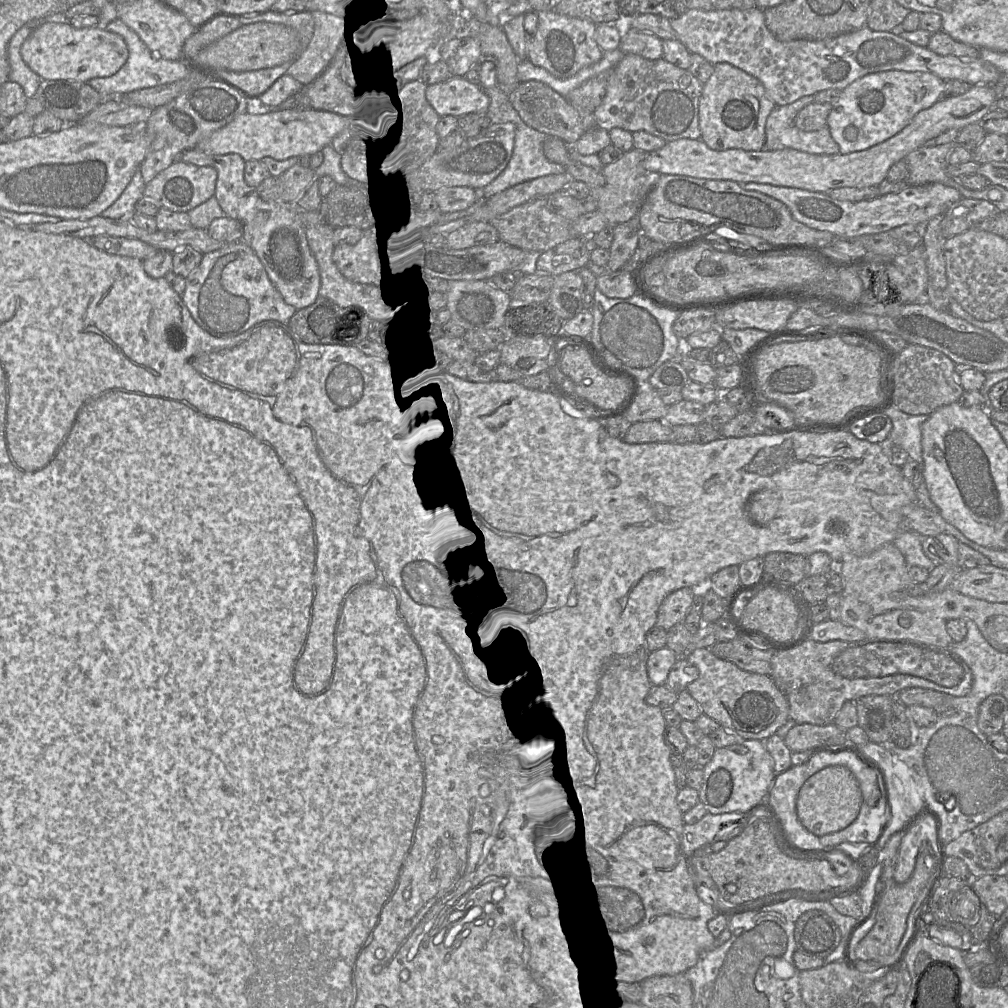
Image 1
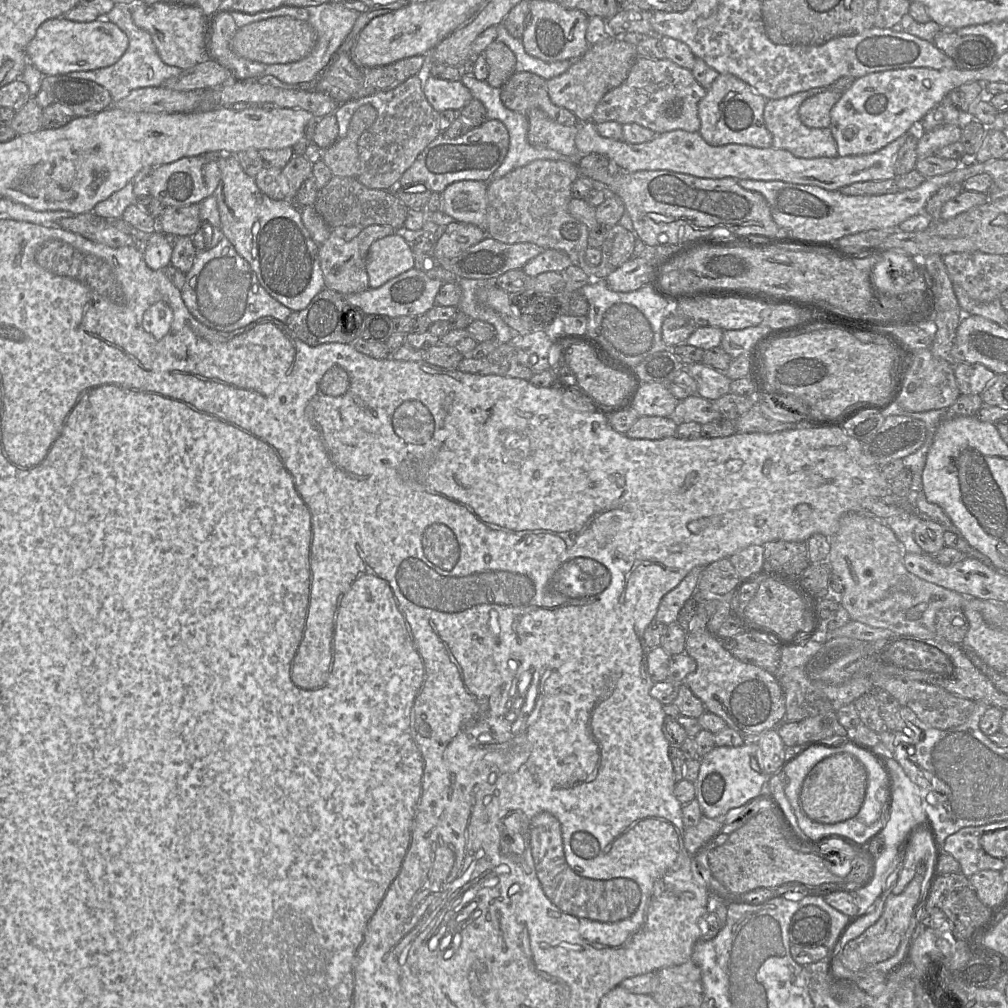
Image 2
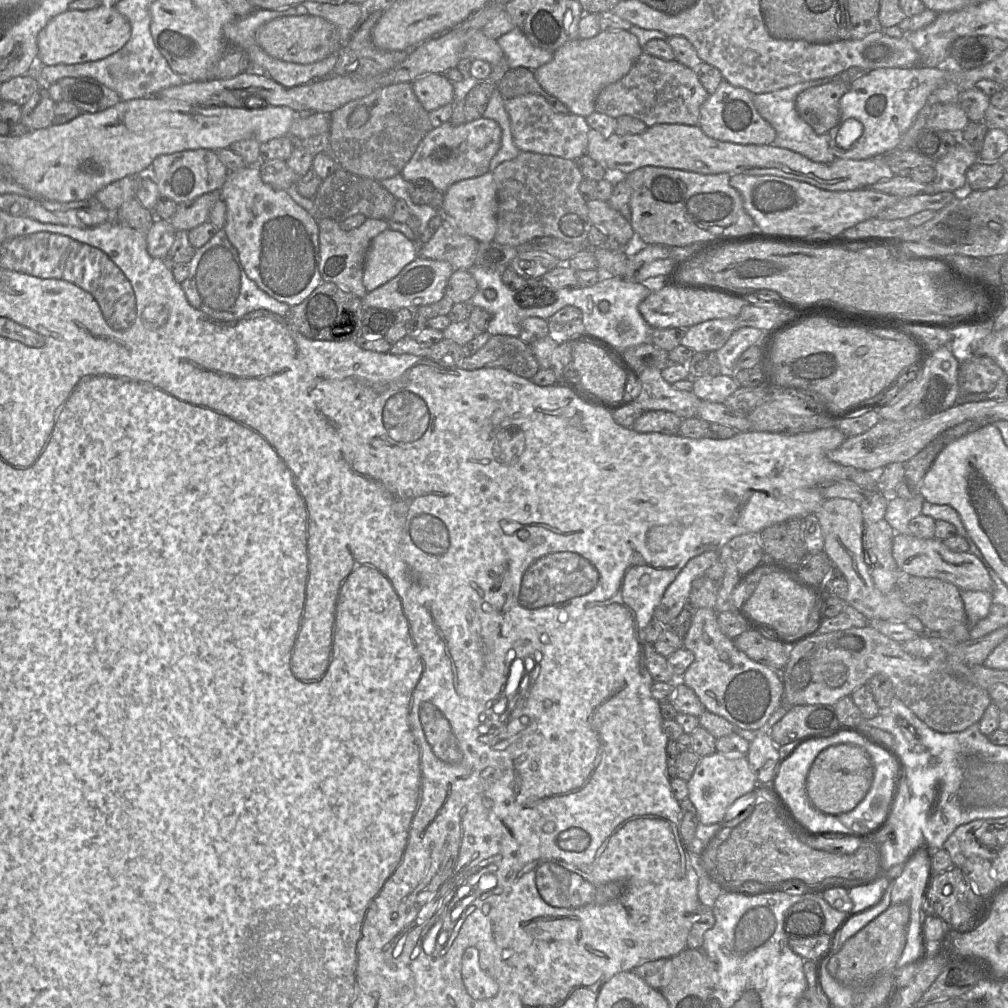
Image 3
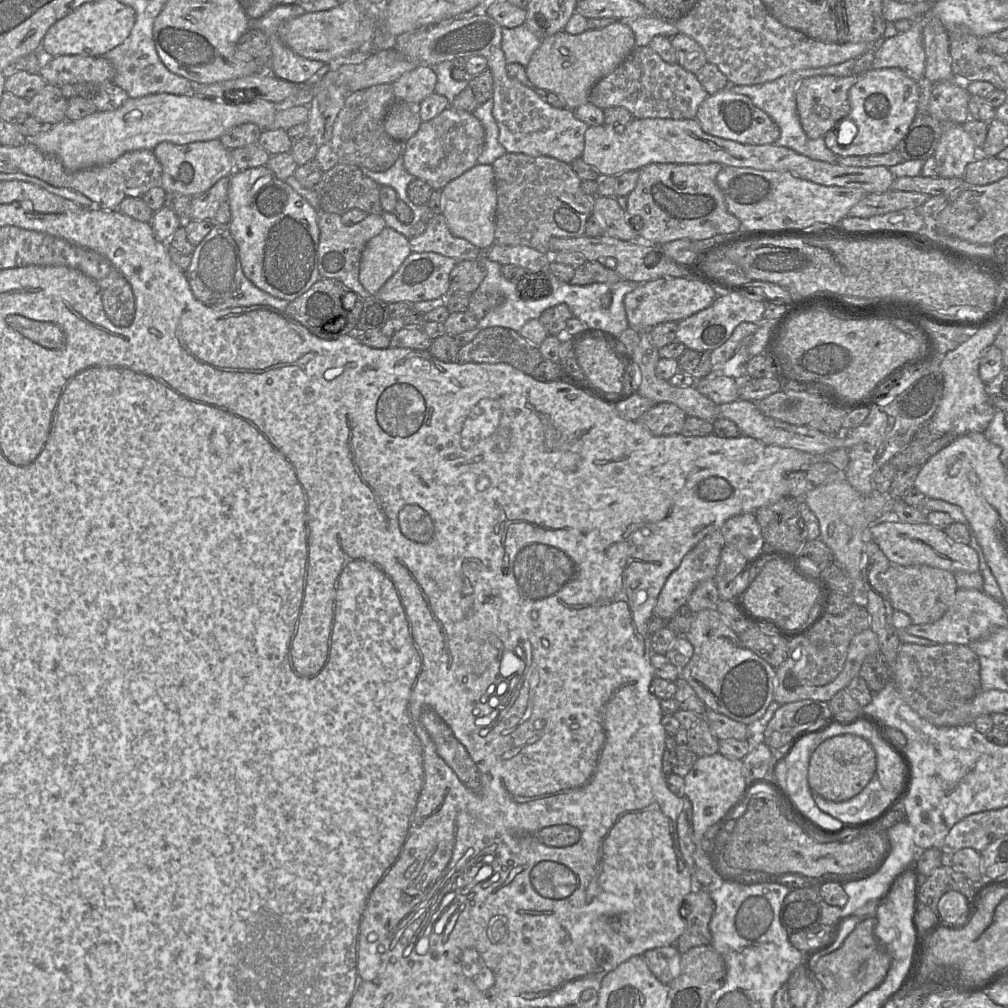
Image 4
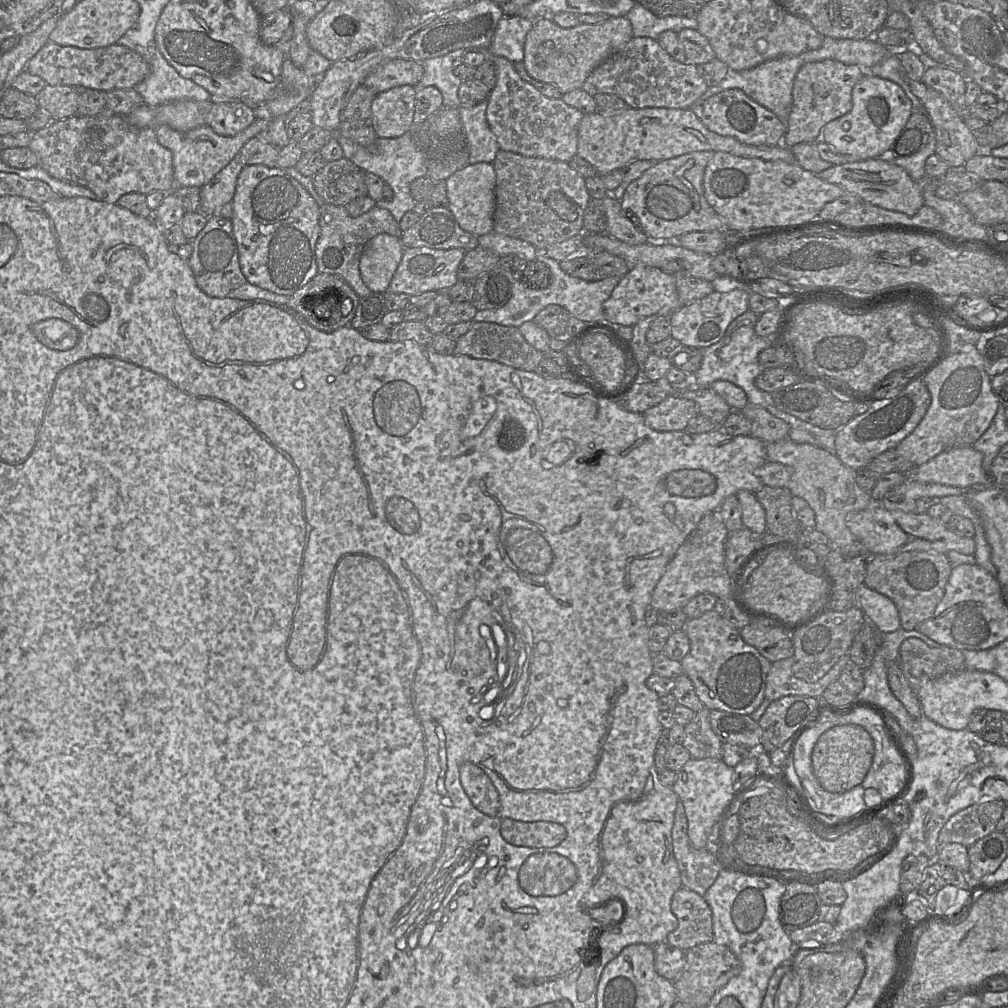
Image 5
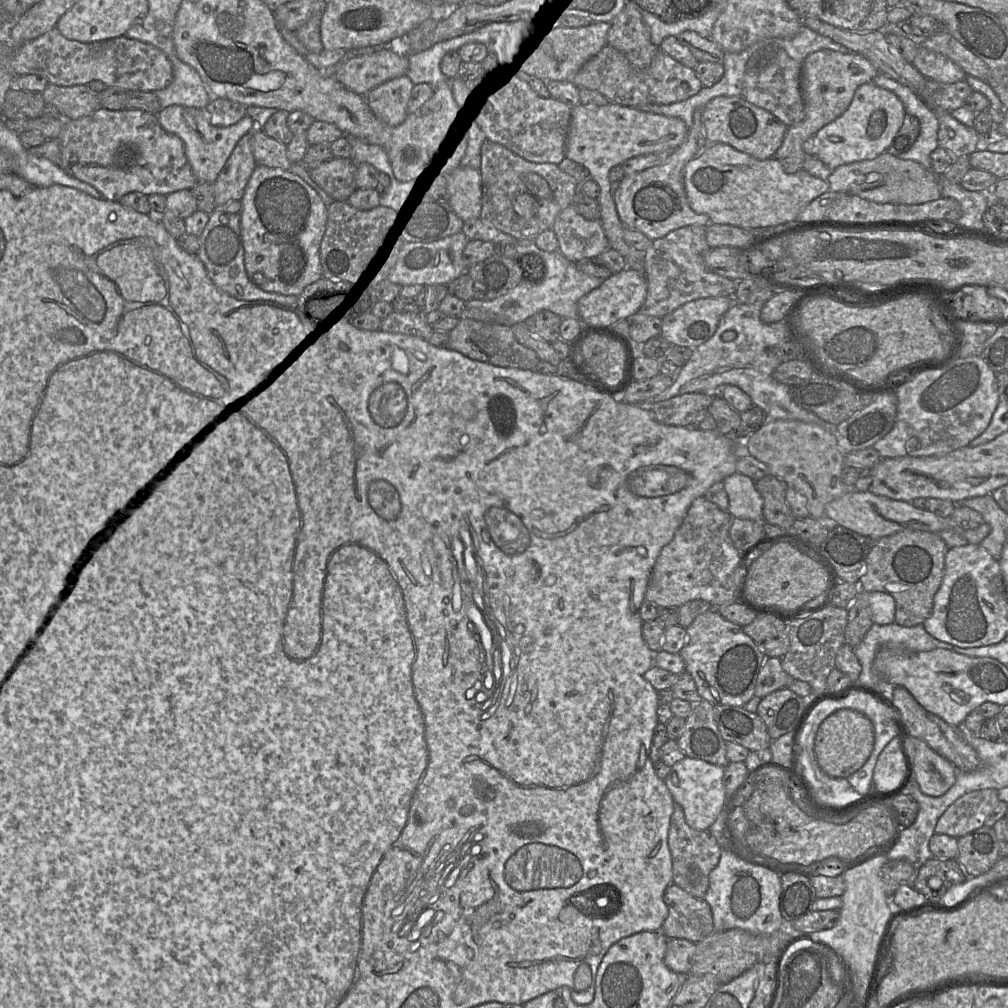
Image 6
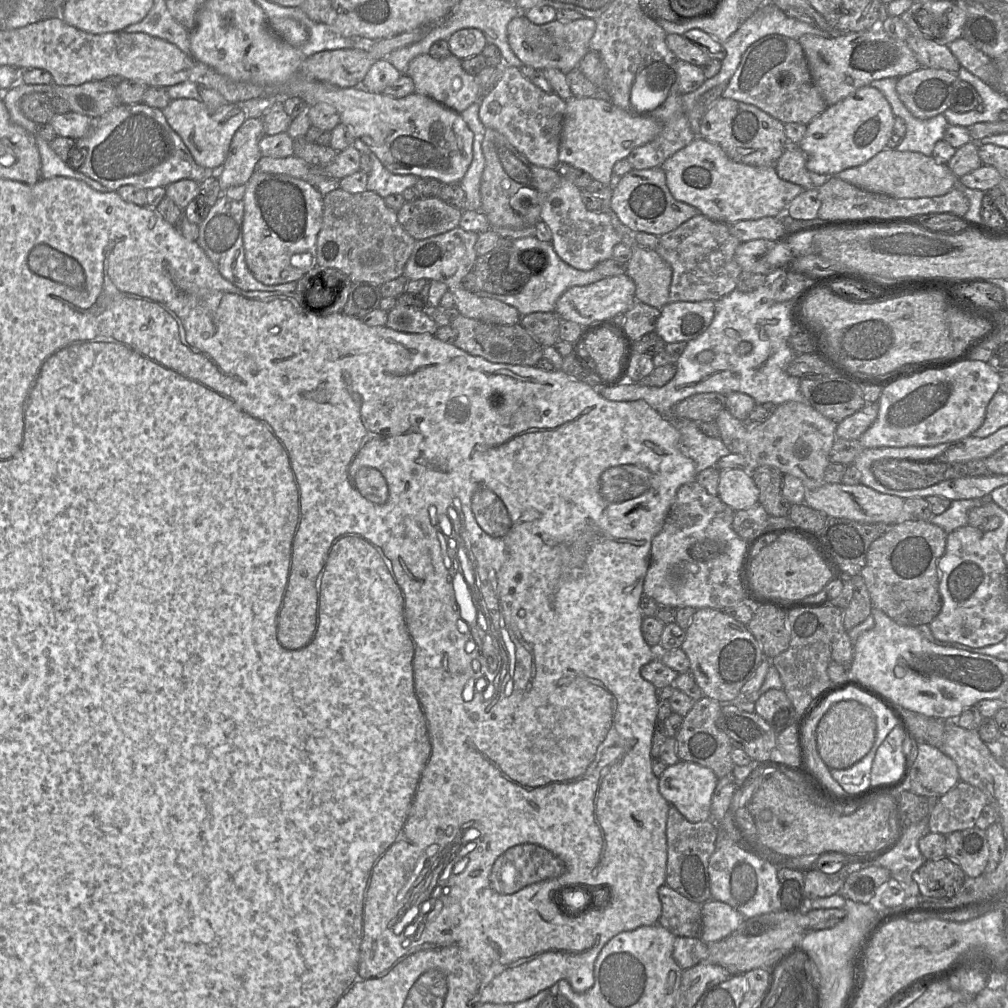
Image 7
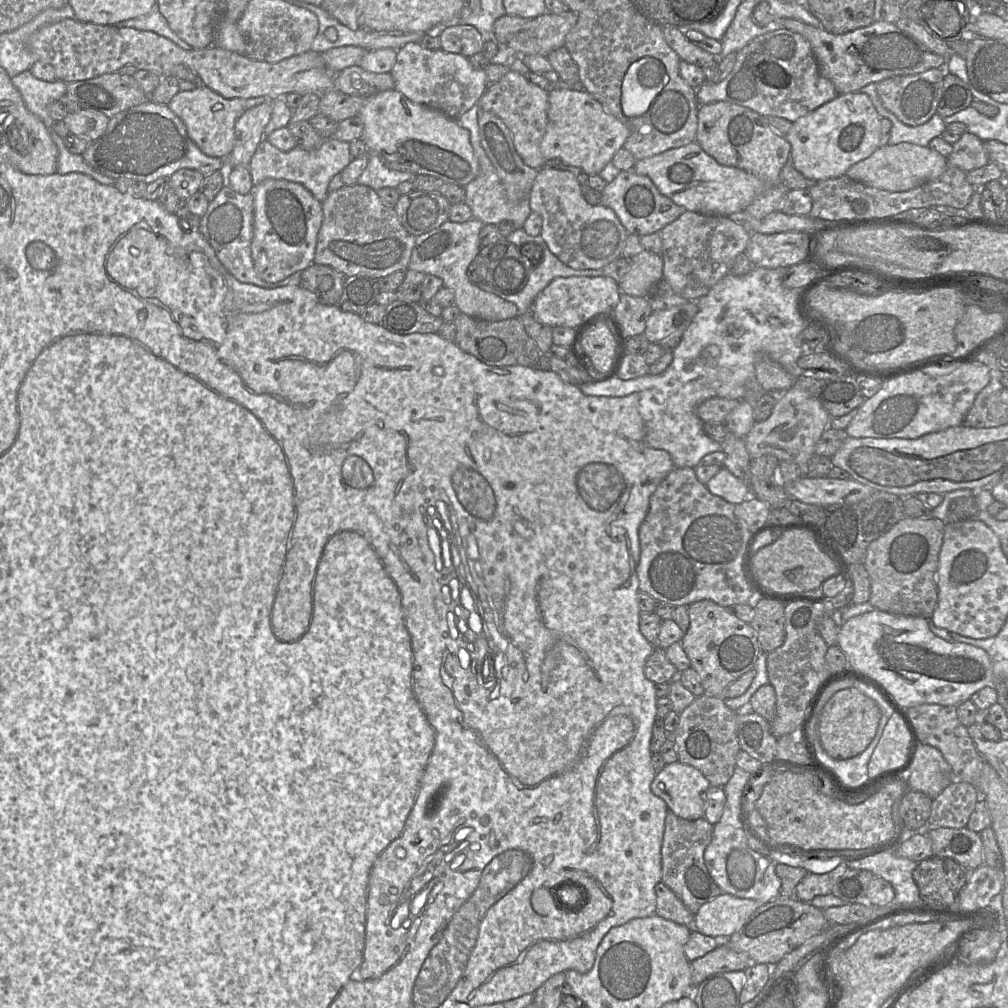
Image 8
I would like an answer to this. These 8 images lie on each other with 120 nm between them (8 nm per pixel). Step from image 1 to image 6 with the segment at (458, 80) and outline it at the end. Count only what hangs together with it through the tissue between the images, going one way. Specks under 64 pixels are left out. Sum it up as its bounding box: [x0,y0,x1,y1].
[332,49,408,96]

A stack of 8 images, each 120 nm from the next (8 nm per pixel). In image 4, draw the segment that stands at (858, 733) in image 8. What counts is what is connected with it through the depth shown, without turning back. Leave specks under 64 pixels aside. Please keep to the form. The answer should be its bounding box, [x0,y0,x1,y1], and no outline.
[808,734,876,802]

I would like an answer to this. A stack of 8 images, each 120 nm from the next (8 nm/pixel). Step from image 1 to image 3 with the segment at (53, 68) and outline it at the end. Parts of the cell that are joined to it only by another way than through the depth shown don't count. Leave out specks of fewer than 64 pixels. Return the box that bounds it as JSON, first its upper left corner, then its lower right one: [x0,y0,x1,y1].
[38,6,131,66]

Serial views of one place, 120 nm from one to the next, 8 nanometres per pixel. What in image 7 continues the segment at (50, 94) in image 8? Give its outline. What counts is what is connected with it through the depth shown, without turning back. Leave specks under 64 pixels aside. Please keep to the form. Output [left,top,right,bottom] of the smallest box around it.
[2,83,52,135]

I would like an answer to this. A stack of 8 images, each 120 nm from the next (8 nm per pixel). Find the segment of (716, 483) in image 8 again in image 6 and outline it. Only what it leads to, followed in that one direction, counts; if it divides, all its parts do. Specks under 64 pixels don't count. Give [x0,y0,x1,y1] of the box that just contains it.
[724,472,763,521]

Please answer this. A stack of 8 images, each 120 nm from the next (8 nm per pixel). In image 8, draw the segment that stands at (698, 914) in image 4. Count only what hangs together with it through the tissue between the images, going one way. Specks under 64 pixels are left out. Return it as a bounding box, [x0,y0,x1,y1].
[655,883,695,927]

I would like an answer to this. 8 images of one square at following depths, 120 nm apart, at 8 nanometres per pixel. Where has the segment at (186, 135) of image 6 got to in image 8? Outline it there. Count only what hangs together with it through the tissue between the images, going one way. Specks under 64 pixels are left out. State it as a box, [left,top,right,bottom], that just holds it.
[167,84,247,158]

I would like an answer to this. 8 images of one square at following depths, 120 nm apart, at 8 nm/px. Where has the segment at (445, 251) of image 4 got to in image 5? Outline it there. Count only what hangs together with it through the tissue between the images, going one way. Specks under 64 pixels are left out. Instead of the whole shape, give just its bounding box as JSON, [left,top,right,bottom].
[400,206,478,251]

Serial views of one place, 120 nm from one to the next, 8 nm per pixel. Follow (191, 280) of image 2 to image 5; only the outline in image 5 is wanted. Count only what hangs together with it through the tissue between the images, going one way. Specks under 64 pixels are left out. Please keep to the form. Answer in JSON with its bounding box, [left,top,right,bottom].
[187,214,289,304]

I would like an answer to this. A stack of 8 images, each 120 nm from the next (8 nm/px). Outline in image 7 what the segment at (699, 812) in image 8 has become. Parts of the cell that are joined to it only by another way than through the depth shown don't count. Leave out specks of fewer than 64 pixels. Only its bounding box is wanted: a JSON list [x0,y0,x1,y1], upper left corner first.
[658,761,718,823]

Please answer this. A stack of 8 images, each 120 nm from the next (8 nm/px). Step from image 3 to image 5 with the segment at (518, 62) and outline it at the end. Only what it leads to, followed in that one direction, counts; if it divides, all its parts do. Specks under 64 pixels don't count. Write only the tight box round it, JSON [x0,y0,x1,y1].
[488,16,534,63]

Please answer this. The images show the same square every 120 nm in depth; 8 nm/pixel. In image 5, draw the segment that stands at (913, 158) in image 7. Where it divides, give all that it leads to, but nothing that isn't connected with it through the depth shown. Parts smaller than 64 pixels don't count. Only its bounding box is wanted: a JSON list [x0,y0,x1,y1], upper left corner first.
[816,151,924,215]

